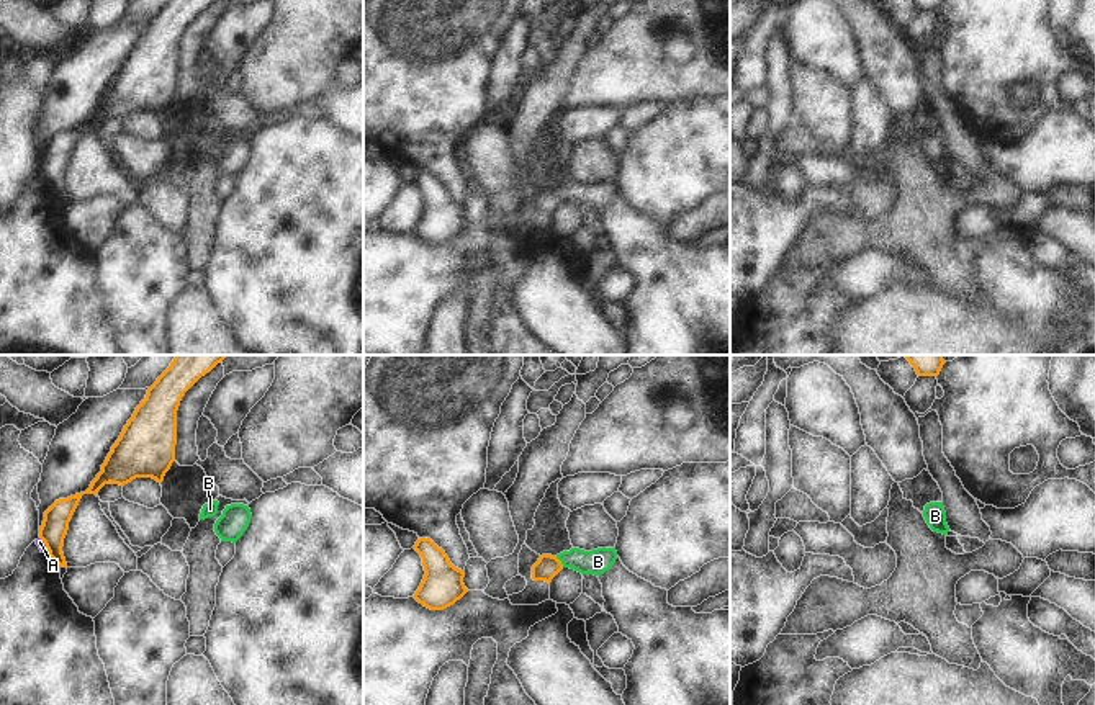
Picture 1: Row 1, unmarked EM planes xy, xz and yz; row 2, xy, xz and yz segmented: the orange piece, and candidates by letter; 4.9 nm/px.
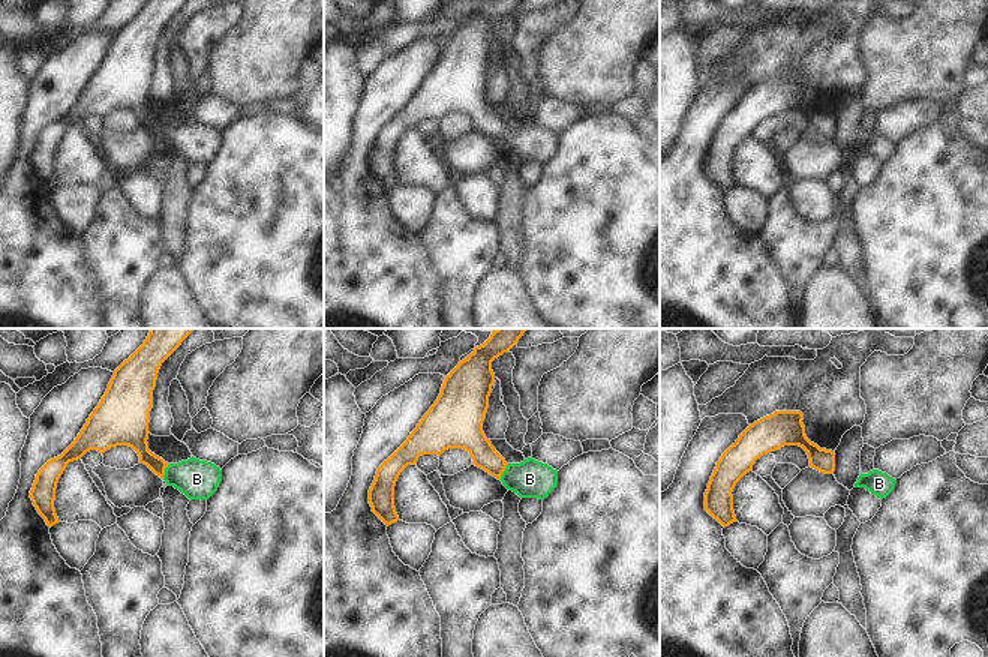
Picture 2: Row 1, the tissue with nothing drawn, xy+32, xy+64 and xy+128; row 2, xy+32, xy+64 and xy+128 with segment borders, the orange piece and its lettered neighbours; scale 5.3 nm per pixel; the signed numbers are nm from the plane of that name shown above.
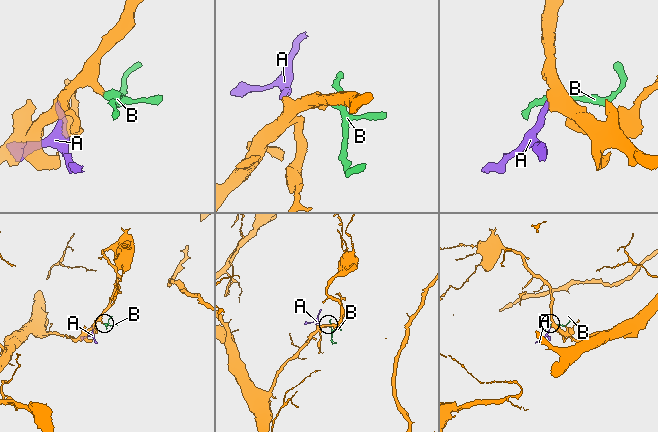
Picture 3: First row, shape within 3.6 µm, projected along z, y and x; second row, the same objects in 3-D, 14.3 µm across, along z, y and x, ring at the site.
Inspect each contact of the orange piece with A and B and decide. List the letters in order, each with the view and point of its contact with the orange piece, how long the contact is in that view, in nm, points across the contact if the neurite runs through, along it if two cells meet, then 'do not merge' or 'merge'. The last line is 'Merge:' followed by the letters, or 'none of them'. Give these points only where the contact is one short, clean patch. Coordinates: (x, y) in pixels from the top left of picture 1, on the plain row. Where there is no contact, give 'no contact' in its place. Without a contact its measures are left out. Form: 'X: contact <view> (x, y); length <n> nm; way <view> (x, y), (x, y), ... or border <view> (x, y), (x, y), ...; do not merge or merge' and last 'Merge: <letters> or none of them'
A: contact xy (45, 177); length 100 nm; border xy (40, 170), (49, 187); do not merge
B: contact xz (560, 195); length 70 nm; way xz (547, 200), (560, 195), (598, 195); merge
Merge: B

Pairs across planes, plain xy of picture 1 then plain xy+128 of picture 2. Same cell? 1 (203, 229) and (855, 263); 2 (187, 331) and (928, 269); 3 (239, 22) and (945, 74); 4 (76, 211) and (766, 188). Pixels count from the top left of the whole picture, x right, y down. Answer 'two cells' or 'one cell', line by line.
1: one cell
2: two cells
3: two cells
4: two cells

